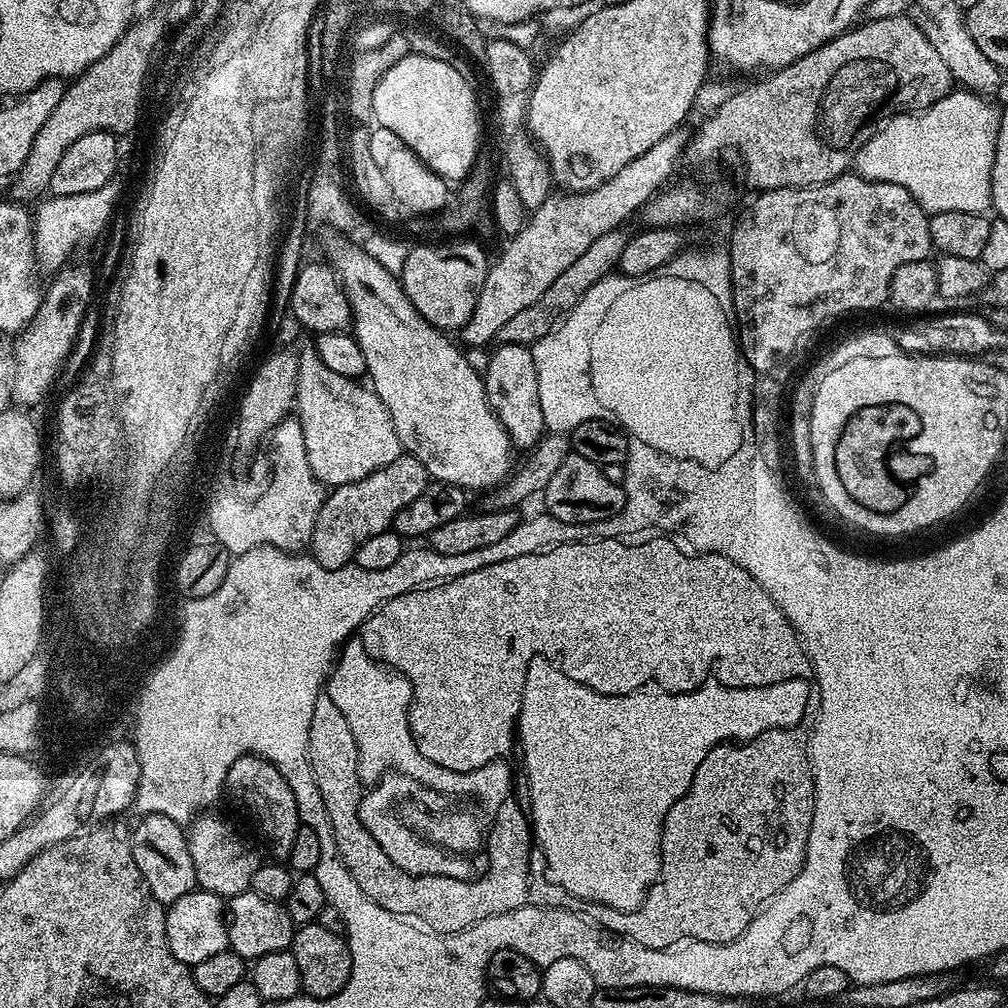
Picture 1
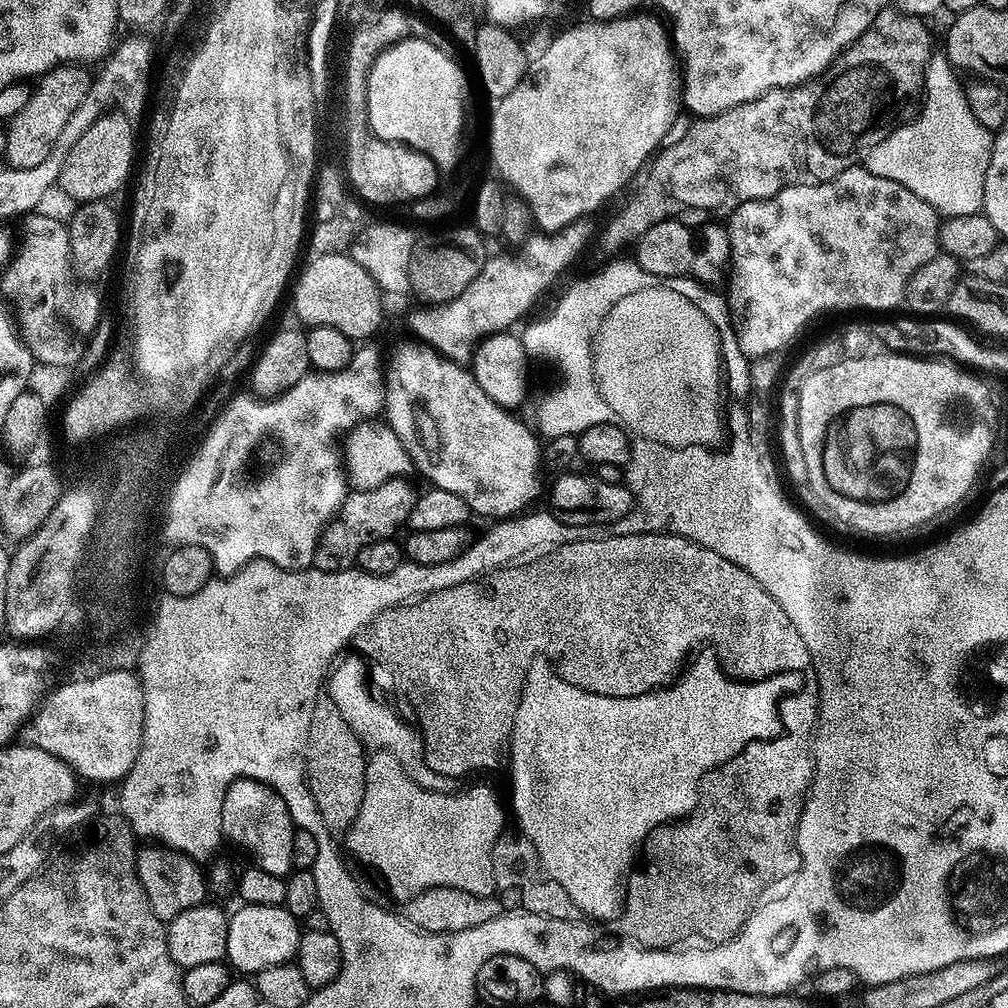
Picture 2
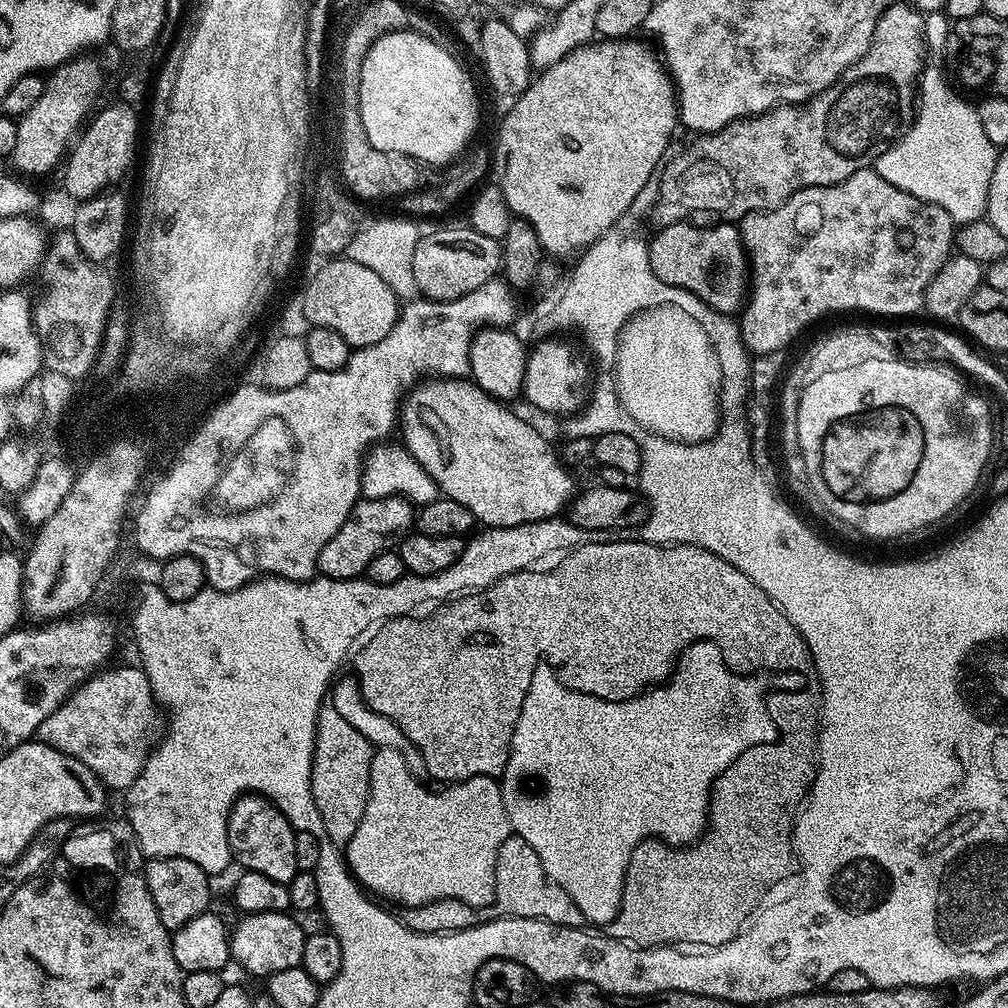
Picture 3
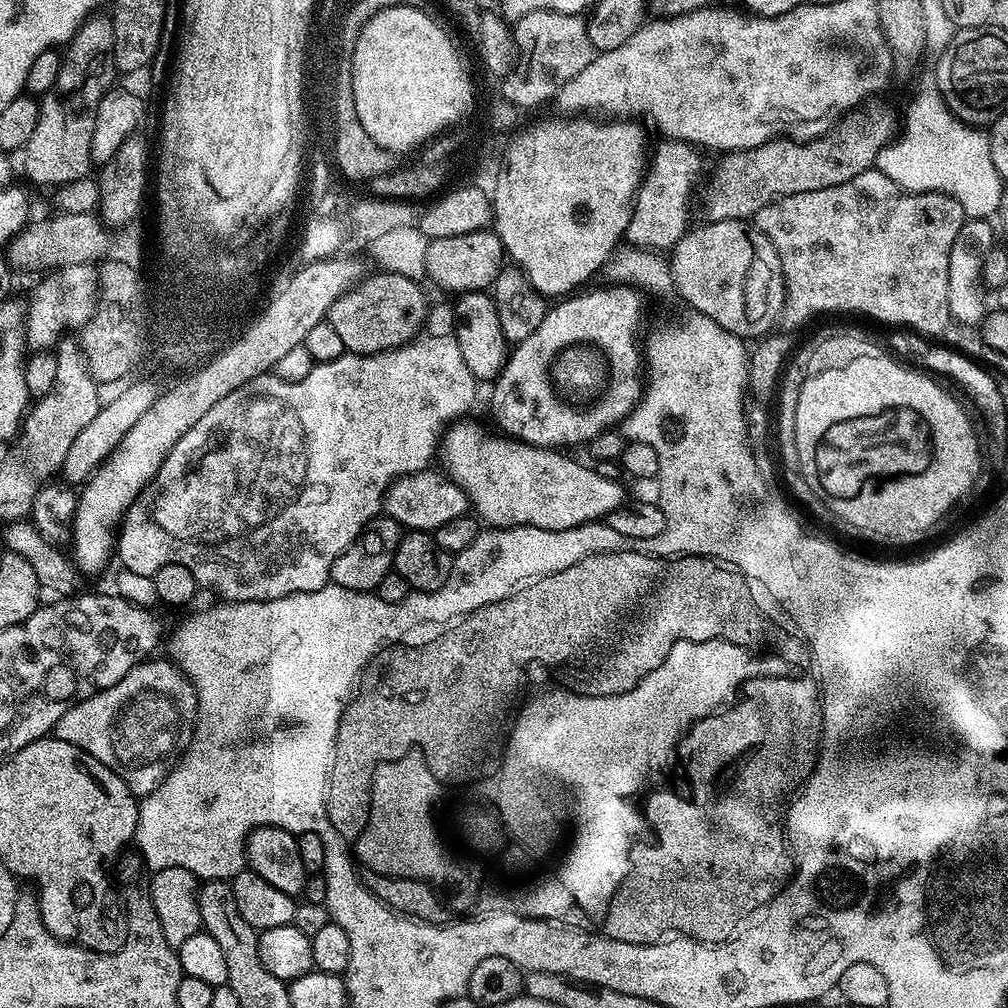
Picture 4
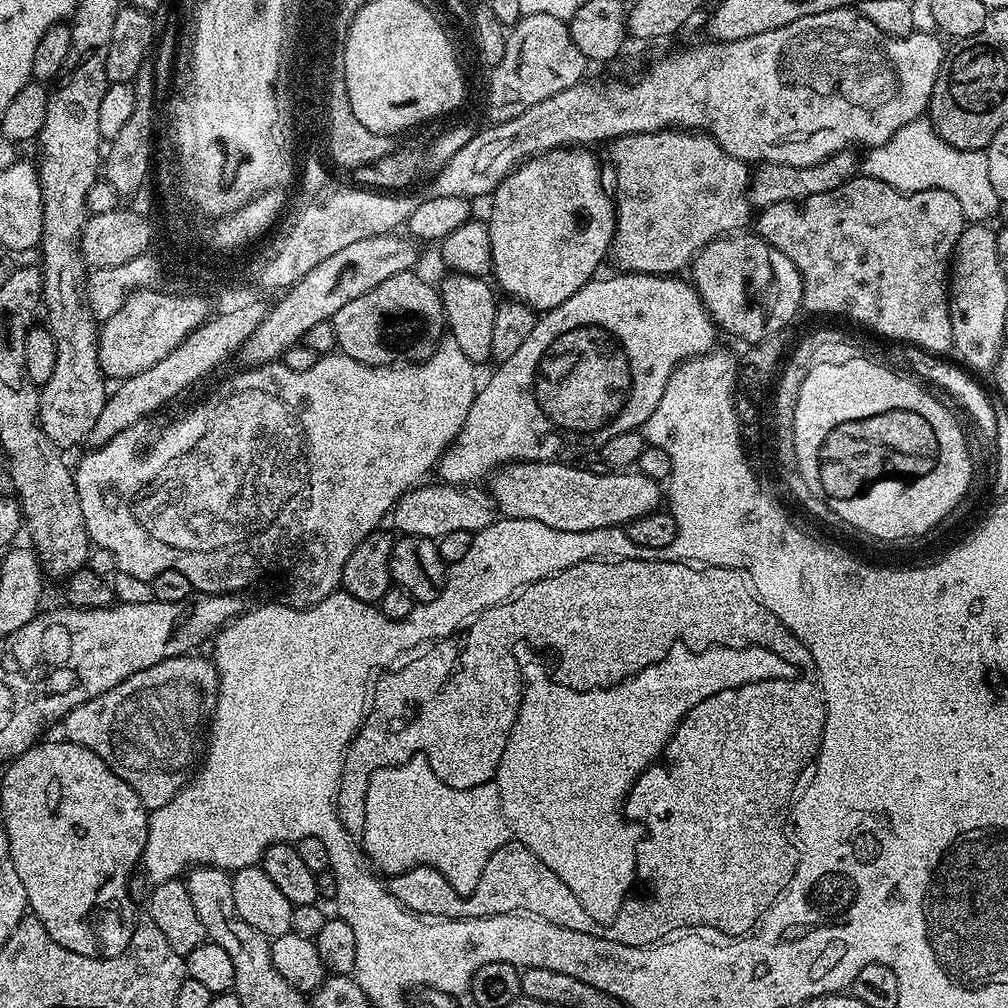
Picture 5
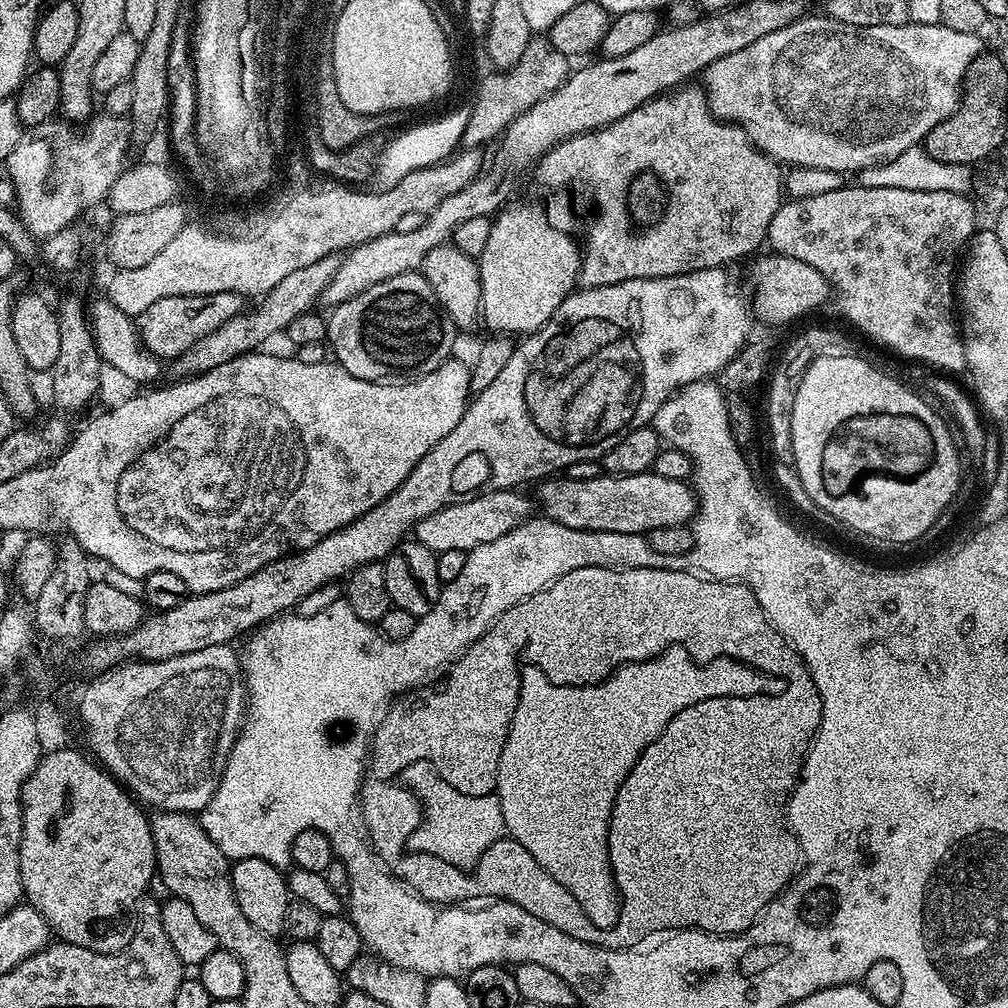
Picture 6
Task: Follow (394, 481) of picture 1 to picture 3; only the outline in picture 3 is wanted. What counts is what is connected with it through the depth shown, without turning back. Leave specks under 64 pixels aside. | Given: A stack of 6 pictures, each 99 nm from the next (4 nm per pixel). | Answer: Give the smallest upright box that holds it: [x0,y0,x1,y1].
[316,496,414,580]

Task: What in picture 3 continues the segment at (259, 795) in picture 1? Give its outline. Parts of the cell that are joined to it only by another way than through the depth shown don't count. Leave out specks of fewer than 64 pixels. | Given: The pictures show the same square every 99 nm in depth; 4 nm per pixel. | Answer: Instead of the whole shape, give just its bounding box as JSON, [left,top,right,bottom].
[228,794,298,884]

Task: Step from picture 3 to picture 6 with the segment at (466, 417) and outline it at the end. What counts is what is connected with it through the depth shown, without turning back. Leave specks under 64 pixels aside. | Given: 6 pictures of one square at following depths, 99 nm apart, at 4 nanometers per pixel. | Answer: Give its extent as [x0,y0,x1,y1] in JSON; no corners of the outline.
[539,470,698,534]

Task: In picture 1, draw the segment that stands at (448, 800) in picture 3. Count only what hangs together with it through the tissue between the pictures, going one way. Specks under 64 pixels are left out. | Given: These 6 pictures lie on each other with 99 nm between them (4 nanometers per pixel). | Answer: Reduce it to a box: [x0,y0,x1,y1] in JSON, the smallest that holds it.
[360,770,473,880]

